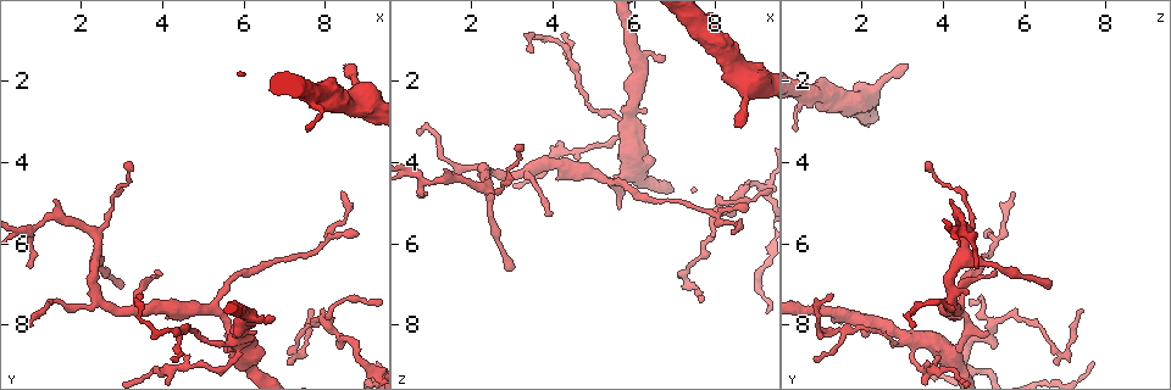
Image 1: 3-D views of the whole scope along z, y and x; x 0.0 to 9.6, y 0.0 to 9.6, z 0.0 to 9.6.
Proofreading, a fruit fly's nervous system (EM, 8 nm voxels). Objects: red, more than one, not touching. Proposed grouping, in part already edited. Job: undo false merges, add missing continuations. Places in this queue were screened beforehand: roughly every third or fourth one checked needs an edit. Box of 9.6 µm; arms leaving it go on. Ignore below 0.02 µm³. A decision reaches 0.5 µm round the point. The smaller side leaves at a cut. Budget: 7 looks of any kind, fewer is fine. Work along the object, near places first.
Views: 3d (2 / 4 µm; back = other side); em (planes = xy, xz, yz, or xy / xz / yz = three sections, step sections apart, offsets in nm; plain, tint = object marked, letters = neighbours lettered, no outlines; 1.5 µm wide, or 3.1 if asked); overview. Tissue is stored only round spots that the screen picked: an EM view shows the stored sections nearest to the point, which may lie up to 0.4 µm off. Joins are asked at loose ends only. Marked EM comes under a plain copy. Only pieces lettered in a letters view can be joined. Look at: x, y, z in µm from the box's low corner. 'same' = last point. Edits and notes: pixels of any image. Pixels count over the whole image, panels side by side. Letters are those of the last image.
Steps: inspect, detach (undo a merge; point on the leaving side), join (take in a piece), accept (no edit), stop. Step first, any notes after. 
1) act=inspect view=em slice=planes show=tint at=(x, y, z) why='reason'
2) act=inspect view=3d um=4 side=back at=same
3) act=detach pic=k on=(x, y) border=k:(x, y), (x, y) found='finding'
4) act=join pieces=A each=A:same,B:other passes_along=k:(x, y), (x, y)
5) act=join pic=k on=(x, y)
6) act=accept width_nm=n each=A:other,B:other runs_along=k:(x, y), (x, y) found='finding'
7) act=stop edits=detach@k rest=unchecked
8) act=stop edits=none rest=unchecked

act=inspect view=3d um=4 at=(5.50, 9.15, 3.45) why='sharp bend'

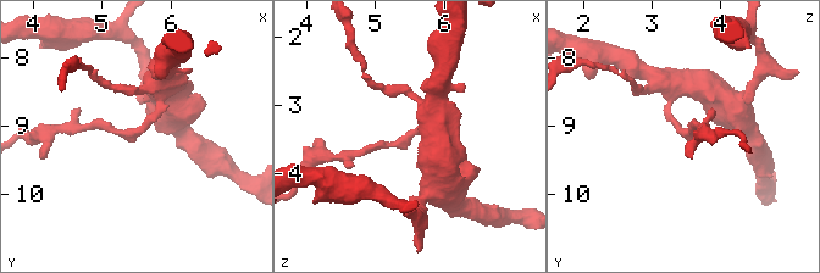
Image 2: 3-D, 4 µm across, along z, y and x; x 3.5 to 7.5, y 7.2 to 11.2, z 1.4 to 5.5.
act=inspect view=em slice=xy step=8 show=letters at=(5.50, 9.05, 3.40)

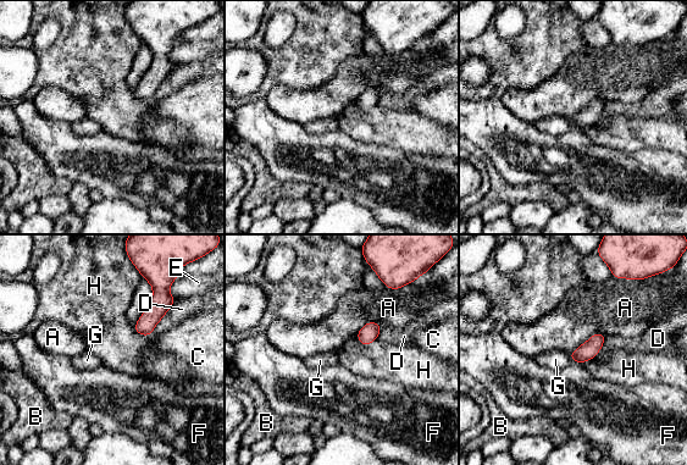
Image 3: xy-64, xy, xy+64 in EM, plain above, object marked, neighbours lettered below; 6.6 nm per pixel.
act=inspect view=em slice=planes show=letters at=same

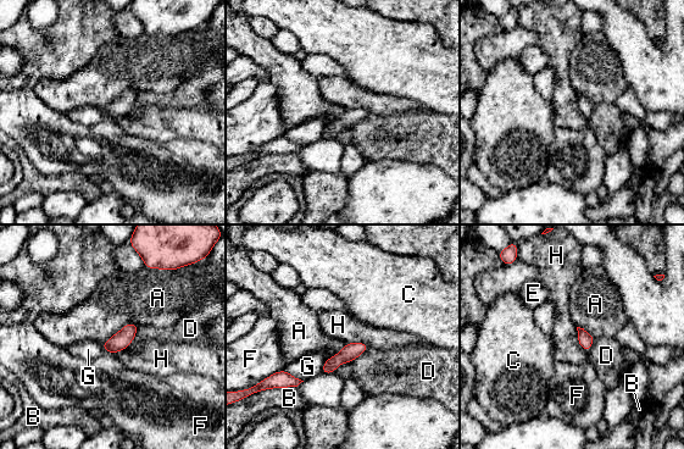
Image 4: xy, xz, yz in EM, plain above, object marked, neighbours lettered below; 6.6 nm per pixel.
act=accept each=A:other,B:other,C:other,D:other,E:other,F:other,G:other,H:other runs_along=4:(363, 345), (351, 350), (324, 370) found='one neuron here'

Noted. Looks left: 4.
act=inspect view=em slice=planes show=tint at=(7.65, 7.65, 7.40) why='thin end'

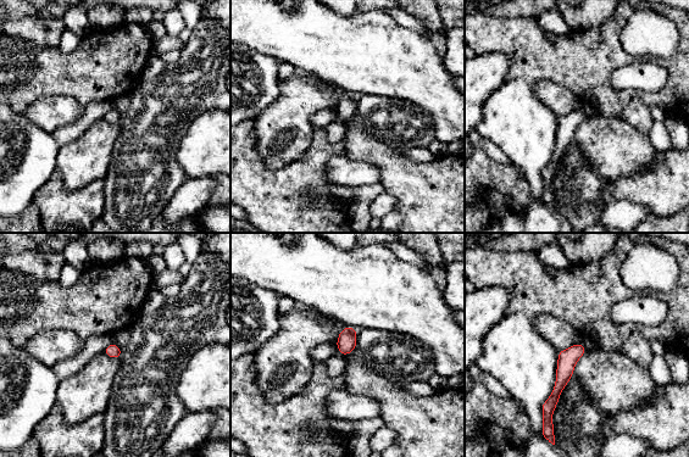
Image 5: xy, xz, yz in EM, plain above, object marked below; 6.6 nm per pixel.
act=inspect view=em slice=planes show=letters at=same

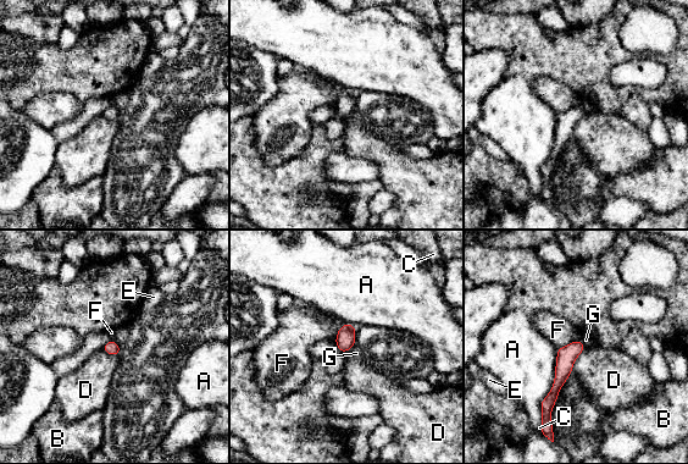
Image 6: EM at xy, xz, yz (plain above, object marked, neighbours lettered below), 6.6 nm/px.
act=accept each=A:other,B:other,C:other,D:other,E:other,F:other,G:other found='none of them fits'

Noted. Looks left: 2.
act=stop edits=none rest=unchecked

